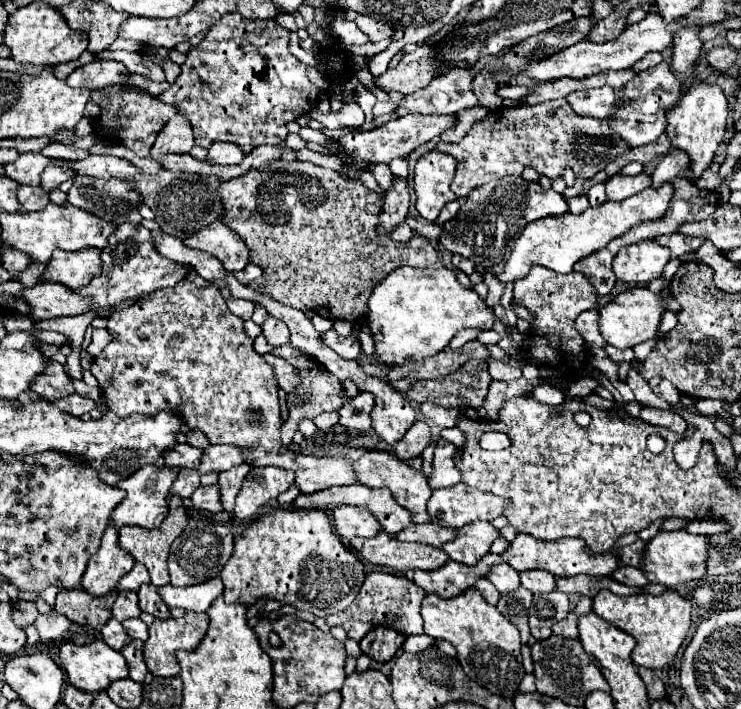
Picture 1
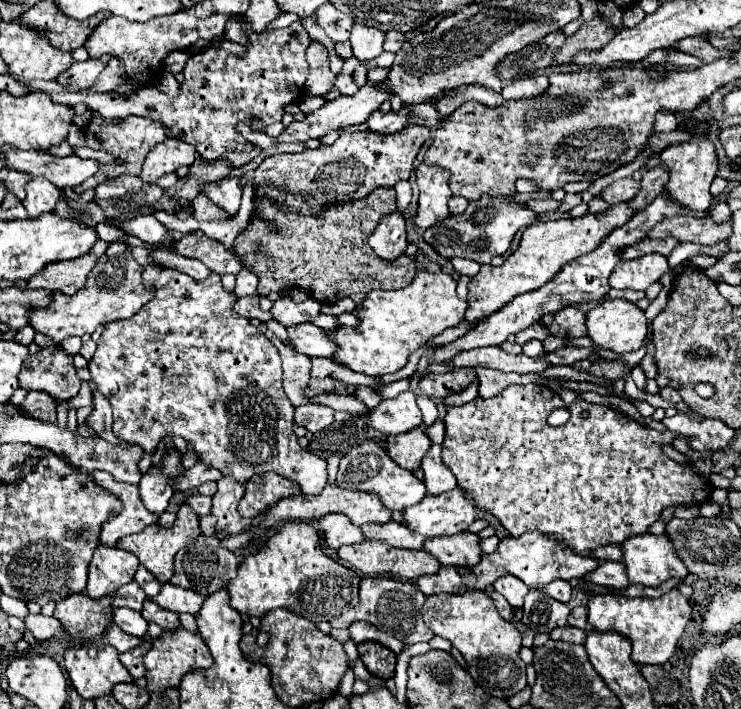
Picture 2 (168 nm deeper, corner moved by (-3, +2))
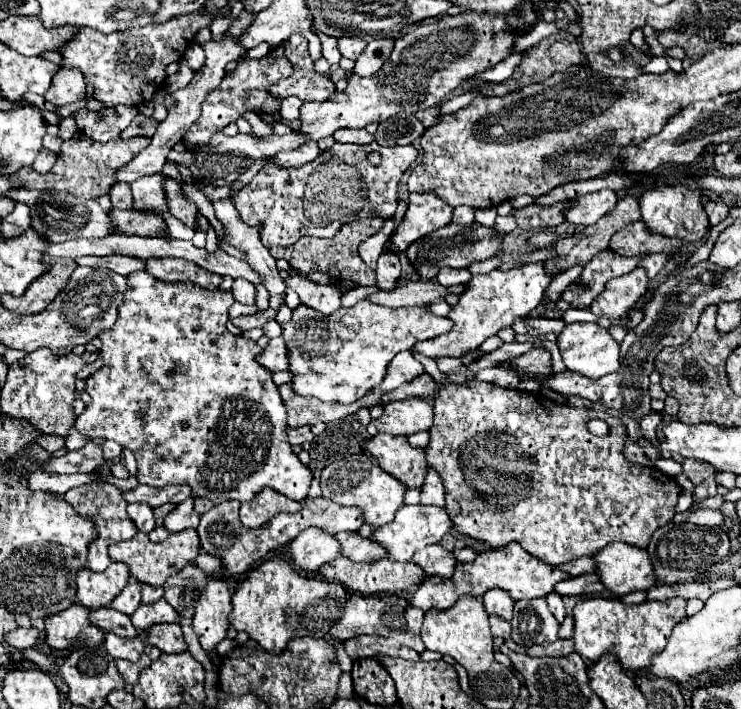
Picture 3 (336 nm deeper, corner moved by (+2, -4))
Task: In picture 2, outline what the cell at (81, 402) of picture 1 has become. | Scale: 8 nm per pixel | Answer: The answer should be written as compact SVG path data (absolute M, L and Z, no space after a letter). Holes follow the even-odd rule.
M29 392L25 402L21 404L21 408L39 420L47 420L47 422L55 422L55 414L57 414L57 406L59 402L51 396L47 396L47 392Z

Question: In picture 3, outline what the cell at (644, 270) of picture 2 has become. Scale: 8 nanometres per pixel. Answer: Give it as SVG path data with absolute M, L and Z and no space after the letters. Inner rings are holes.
M634 268L630 274L606 282L604 292L590 304L590 312L608 320L618 320L634 310L636 302L648 290L648 276L644 268Z

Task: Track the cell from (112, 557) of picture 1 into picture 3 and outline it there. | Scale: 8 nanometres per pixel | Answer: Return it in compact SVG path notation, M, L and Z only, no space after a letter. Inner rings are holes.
M112 562L104 572L90 572L82 568L76 578L76 602L90 610L110 606L112 598L122 592L128 578L128 566L122 562Z

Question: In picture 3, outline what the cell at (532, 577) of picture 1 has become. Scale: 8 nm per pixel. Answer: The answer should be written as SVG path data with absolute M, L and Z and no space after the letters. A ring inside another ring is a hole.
M552 592L552 594L548 594L548 596L546 596L546 602L548 602L548 608L550 608L550 612L554 614L554 618L556 618L558 622L564 622L566 612L564 612L562 596L560 596L560 594L556 594L556 592Z

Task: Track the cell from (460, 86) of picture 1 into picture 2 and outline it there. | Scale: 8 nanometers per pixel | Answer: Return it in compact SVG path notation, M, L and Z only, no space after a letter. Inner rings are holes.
M403 104L403 112L381 112L375 110L369 118L367 118L367 126L373 132L381 132L381 134L393 134L393 132L401 132L407 124L407 112L411 112L413 106Z

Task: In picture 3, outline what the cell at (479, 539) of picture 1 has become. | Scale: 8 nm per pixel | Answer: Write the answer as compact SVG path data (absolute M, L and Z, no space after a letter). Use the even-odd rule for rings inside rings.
M440 544L418 550L412 556L412 562L416 562L428 576L438 574L442 578L450 578L450 574L454 574L454 566L456 566L456 558L452 556L452 552L444 550Z

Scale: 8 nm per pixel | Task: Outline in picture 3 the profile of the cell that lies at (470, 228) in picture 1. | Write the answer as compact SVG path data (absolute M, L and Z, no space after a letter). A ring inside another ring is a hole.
M472 222L468 226L460 226L460 224L448 224L420 240L416 240L414 244L410 244L410 248L406 250L406 258L410 260L410 264L416 268L416 272L420 274L420 278L434 278L438 274L440 268L468 268L472 260L486 260L492 258L498 250L502 250L502 238L504 236L494 236L492 228L484 228L478 222Z

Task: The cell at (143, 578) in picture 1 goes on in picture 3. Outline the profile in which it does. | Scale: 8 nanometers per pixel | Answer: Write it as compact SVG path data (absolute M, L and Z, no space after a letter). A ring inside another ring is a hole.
M142 586L142 602L144 604L154 604L164 596L164 588L154 588L154 586Z

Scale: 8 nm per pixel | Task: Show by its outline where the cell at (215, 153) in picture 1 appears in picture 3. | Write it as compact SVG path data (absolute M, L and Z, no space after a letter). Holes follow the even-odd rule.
M110 210L110 218L114 218L114 226L118 226L118 230L122 230L124 236L158 236L160 228L166 228L164 220L160 214L150 216L154 212L136 212L136 210L128 210L128 212L118 212L118 210Z

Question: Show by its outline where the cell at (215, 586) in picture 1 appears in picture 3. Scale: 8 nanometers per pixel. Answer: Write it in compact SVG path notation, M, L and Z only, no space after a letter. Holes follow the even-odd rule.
M162 598L154 604L140 604L138 610L130 616L132 624L138 632L148 630L154 624L164 624L164 622L180 622L176 610Z

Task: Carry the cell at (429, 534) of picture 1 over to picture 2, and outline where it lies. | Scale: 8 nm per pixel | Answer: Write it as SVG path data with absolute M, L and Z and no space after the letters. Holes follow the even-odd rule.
M387 522L387 524L363 524L361 526L367 540L381 540L389 542L395 548L407 548L407 550L421 550L425 544L425 536L415 536L405 524L399 522Z

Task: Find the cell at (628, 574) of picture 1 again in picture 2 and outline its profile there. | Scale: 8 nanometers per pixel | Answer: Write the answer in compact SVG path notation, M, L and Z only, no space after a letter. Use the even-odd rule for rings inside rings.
M603 562L595 572L587 574L585 580L591 580L599 586L611 586L611 588L627 588L627 570L623 568L623 562Z

